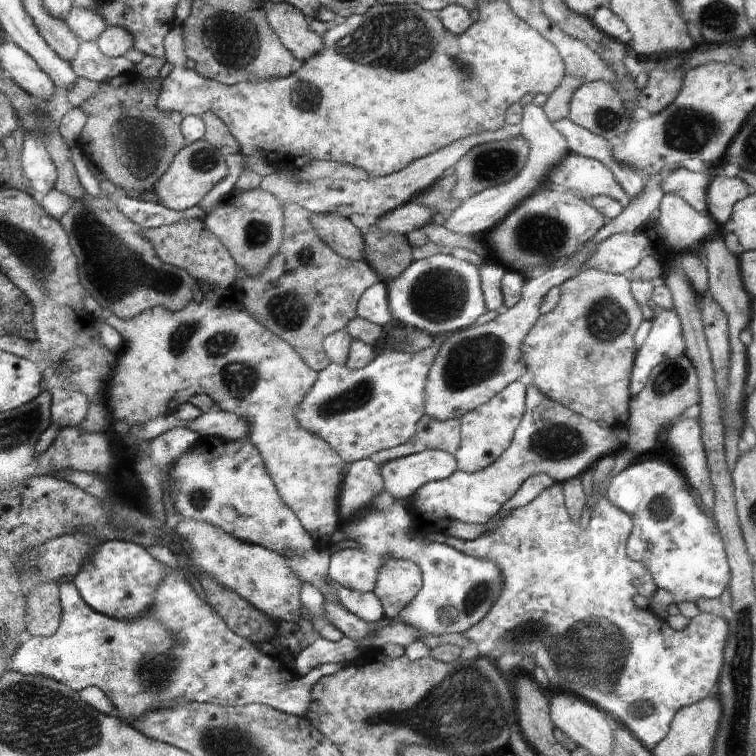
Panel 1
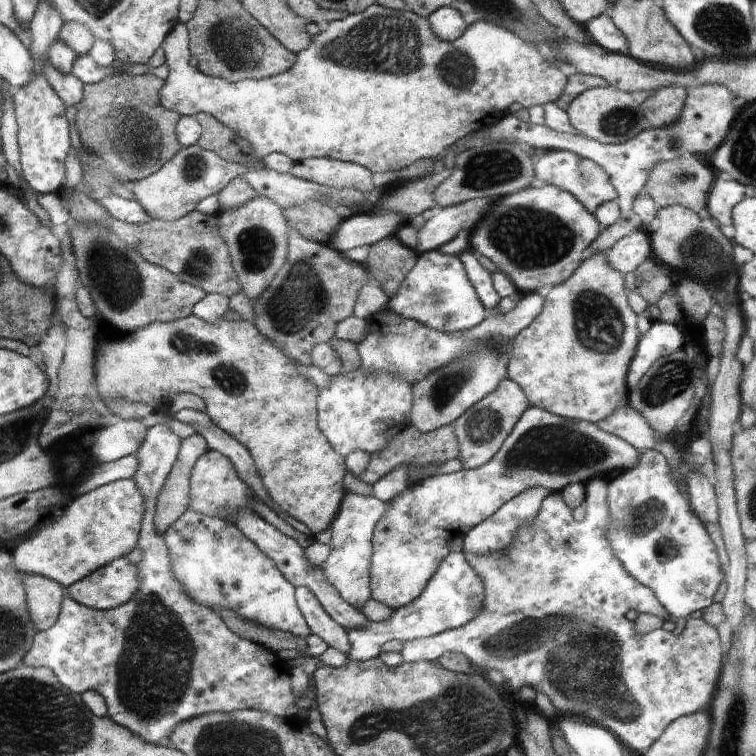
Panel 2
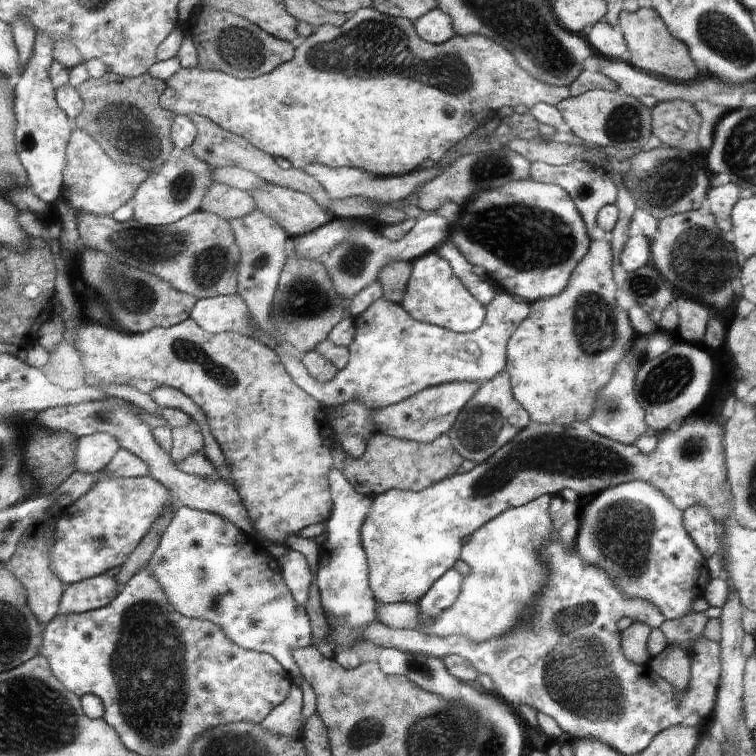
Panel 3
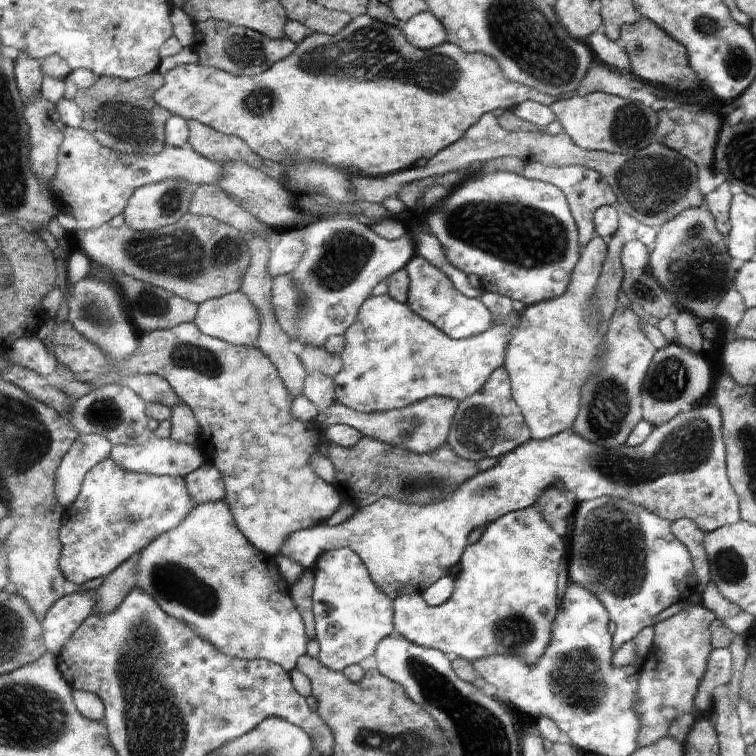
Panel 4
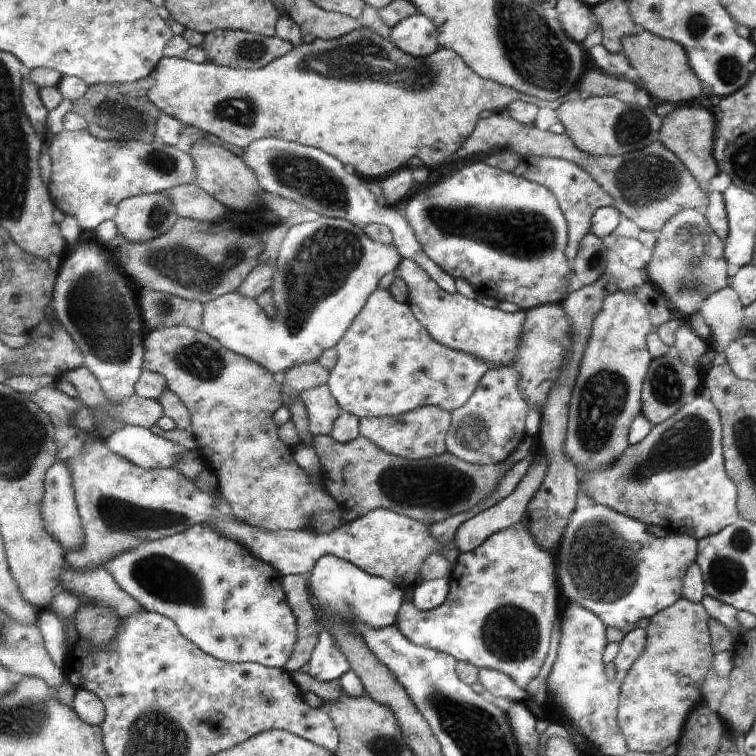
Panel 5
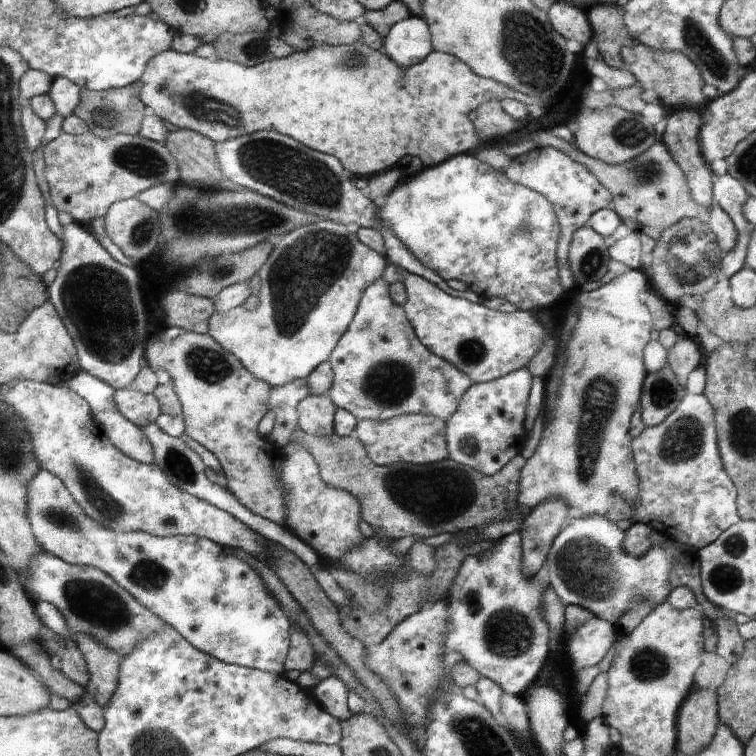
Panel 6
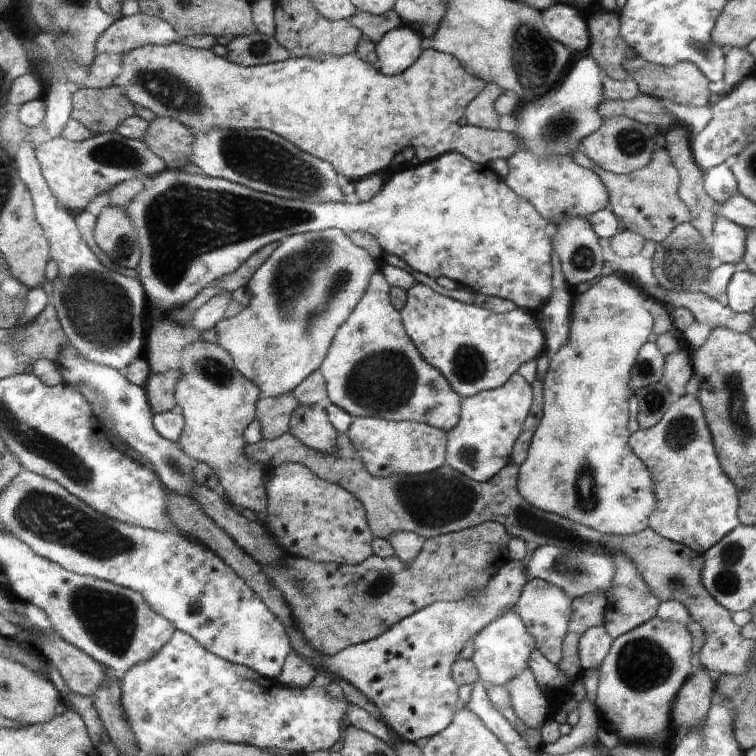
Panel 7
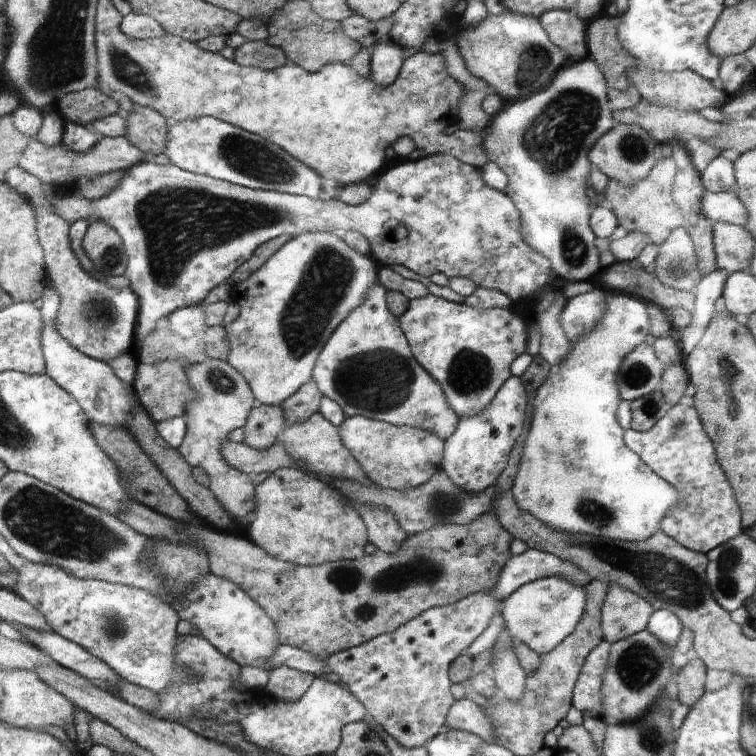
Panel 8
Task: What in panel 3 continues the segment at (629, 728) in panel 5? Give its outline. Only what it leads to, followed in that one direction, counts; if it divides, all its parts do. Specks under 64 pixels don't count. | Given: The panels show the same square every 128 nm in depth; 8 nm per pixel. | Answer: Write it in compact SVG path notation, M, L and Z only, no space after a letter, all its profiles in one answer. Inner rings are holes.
M704 612L683 616L681 619L664 619L658 630L662 631L669 644L679 644L684 650L692 650L691 644L700 636L709 618Z

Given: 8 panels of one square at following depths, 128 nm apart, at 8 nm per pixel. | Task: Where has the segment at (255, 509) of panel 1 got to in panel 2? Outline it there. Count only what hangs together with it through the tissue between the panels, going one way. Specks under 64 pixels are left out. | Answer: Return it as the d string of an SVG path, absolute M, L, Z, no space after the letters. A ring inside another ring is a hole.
M209 449L194 463L192 470L192 482L189 483L189 508L209 517L218 517L220 520L236 525L241 513L258 514L252 508L253 492L251 488L242 480L234 465L227 456L221 452Z

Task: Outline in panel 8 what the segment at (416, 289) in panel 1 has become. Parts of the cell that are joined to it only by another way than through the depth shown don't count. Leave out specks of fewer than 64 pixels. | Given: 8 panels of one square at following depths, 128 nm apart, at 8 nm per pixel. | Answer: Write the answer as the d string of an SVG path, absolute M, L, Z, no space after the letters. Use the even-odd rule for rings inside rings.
M428 294L424 298L409 300L408 309L399 320L413 356L441 384L450 408L459 417L476 416L478 412L484 412L484 408L490 406L494 396L511 378L513 363L522 352L526 353L524 322L506 308L478 309Z

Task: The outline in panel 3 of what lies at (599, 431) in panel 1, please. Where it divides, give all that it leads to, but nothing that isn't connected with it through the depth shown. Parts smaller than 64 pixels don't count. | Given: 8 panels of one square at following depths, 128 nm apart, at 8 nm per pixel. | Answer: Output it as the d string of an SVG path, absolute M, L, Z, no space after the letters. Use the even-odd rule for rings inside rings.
M695 415L688 416L686 420L682 422L678 430L671 431L666 430L663 432L658 432L658 442L655 451L651 455L646 455L643 453L636 445L625 445L624 443L613 441L612 439L600 436L595 433L586 421L577 421L570 426L557 425L541 423L540 421L530 420L527 427L521 428L521 431L517 432L517 435L509 442L506 443L504 447L501 447L496 454L492 455L488 460L482 463L478 463L471 471L465 473L454 473L453 475L447 476L438 483L434 483L421 491L407 491L404 489L390 489L389 491L383 492L380 495L374 495L373 505L366 519L366 522L361 527L361 544L363 546L365 555L367 556L367 575L369 577L369 585L374 593L375 599L378 603L417 603L425 594L430 590L430 587L445 574L449 568L454 566L456 560L460 559L461 548L464 546L462 544L462 538L470 536L478 528L484 526L489 520L496 518L498 515L502 514L507 508L519 507L520 505L525 505L531 500L534 500L542 495L558 495L565 489L575 490L580 498L588 494L600 494L603 490L607 488L612 488L613 486L630 482L633 480L645 480L655 487L662 489L673 501L673 503L679 508L684 510L694 506L694 505L704 505L707 506L711 513L713 514L715 521L718 522L720 527L723 522L732 518L733 514L733 496L731 495L729 486L727 485L726 475L728 473L725 467L725 447L723 444L723 428L716 422L716 420L706 420L699 418Z

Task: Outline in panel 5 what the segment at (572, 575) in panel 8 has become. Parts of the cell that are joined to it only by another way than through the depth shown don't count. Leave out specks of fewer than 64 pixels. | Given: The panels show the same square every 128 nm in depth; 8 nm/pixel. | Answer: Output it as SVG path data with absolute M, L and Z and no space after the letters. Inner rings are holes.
M597 503L575 509L557 545L564 601L578 602L626 635L642 618L677 603L684 574L697 559L697 540L678 533L656 538L646 526Z

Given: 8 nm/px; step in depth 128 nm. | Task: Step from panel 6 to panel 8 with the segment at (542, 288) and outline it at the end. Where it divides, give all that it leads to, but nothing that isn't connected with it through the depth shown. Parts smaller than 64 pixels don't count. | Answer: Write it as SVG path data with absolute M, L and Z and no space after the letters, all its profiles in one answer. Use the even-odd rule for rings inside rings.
M426 155L416 162L398 164L386 170L376 182L370 198L354 206L346 206L338 200L326 202L277 191L254 190L194 174L172 163L160 165L149 162L140 162L124 171L122 184L100 200L86 199L77 192L70 192L68 196L53 195L52 190L50 193L50 202L68 224L74 224L80 218L86 218L91 223L104 220L122 236L128 254L125 277L132 281L131 288L140 298L136 352L146 344L146 338L152 334L160 318L168 317L173 311L185 307L200 305L212 289L229 282L233 273L246 260L251 259L262 244L282 234L290 234L294 238L310 231L357 231L368 240L370 254L384 267L401 265L418 277L425 278L438 272L448 279L452 276L466 276L477 288L498 290L512 302L542 290L548 284L550 274L550 260L522 242L521 214L513 200L506 193L486 186L480 168L446 155Z

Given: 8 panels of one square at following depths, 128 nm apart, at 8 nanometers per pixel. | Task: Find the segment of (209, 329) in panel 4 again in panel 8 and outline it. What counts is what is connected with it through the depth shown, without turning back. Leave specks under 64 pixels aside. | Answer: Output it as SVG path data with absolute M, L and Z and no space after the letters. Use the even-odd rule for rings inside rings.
M310 231L294 237L285 246L283 246L275 255L270 256L257 272L252 272L244 282L233 284L232 301L240 306L238 318L231 324L226 324L225 332L229 343L229 354L227 357L228 364L232 365L246 381L249 382L250 388L253 388L254 396L257 396L258 403L266 406L278 406L283 404L292 394L296 394L300 388L313 379L314 364L320 354L320 350L328 341L328 338L334 333L334 330L348 317L352 310L364 304L368 288L376 284L376 266L368 258L368 254L358 254L358 251L349 248L342 240L340 233L328 233L321 231Z

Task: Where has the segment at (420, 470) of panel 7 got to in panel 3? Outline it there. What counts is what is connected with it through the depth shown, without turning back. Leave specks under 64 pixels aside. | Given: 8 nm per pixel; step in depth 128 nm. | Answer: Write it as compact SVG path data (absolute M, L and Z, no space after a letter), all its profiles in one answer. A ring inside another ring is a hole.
M454 381L425 388L409 399L378 409L374 416L375 425L379 426L381 434L417 443L432 443L440 435L452 430L457 416L480 388L478 381Z

